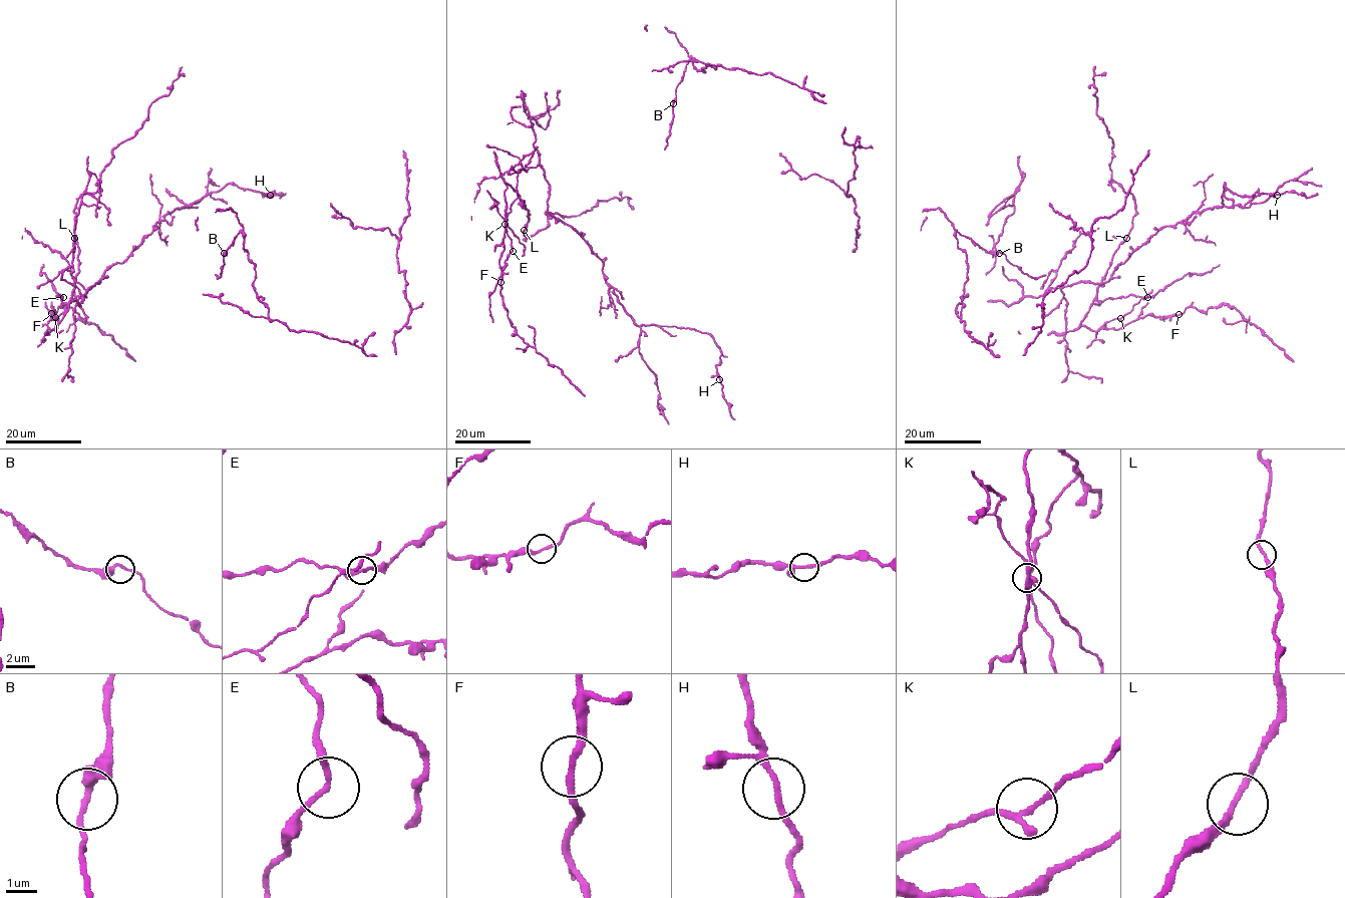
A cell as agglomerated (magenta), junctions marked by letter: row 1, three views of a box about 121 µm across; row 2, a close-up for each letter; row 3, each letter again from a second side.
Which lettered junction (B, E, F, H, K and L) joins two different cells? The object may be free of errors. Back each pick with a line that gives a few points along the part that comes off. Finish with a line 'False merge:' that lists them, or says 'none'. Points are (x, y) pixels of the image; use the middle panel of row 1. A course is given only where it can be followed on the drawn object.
False merge: none

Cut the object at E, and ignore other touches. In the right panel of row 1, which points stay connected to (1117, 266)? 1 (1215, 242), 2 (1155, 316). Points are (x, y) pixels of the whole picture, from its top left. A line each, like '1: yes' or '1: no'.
1: yes
2: yes

